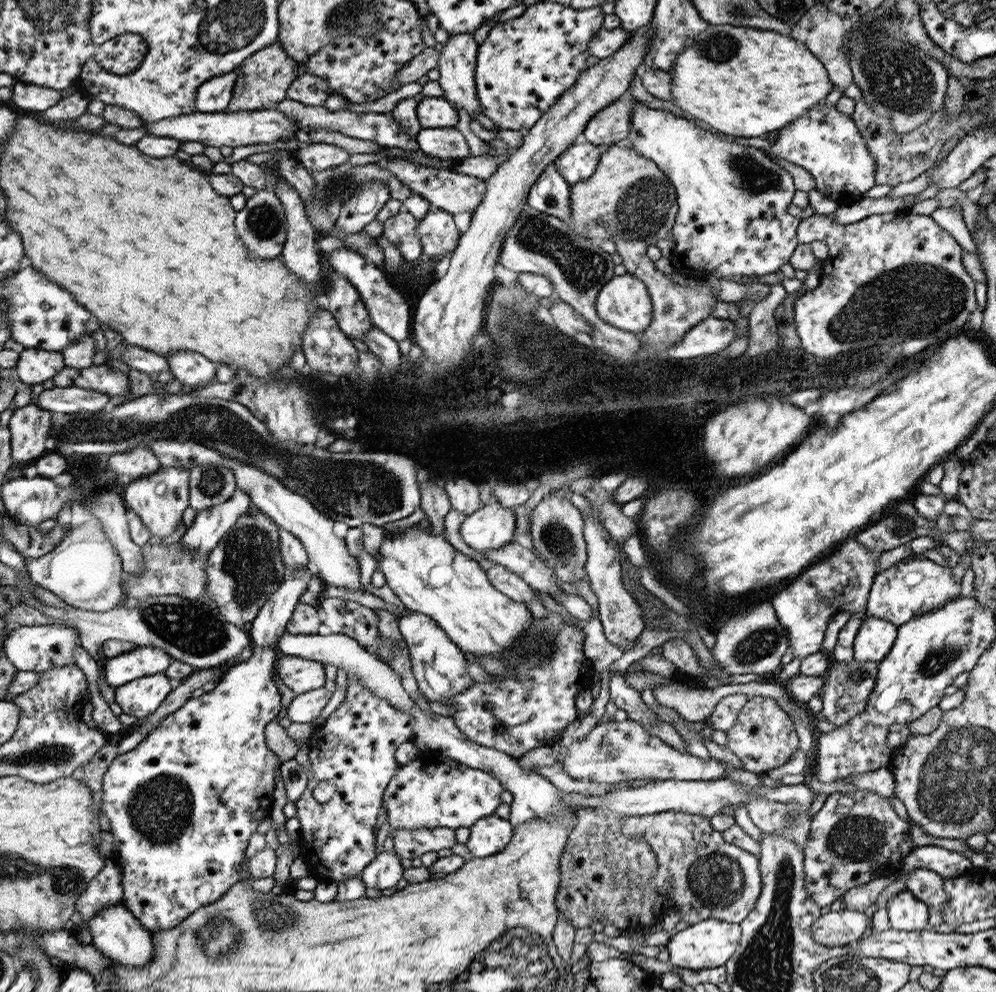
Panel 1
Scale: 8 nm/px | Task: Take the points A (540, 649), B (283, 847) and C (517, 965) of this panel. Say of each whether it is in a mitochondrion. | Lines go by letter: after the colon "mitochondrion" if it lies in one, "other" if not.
A: mitochondrion
B: other
C: mitochondrion

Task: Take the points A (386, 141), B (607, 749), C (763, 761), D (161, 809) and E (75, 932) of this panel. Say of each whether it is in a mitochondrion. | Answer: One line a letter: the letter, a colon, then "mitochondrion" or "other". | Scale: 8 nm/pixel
A: other
B: mitochondrion
C: other
D: mitochondrion
E: other

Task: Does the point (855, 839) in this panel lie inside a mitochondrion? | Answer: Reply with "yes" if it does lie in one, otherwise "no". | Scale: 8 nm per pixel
yes

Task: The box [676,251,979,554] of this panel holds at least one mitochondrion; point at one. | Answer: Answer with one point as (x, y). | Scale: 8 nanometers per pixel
(910, 300)

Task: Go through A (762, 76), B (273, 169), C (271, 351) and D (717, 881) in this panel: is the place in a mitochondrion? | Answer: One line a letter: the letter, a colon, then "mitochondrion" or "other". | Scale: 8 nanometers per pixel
A: other
B: other
C: other
D: mitochondrion

